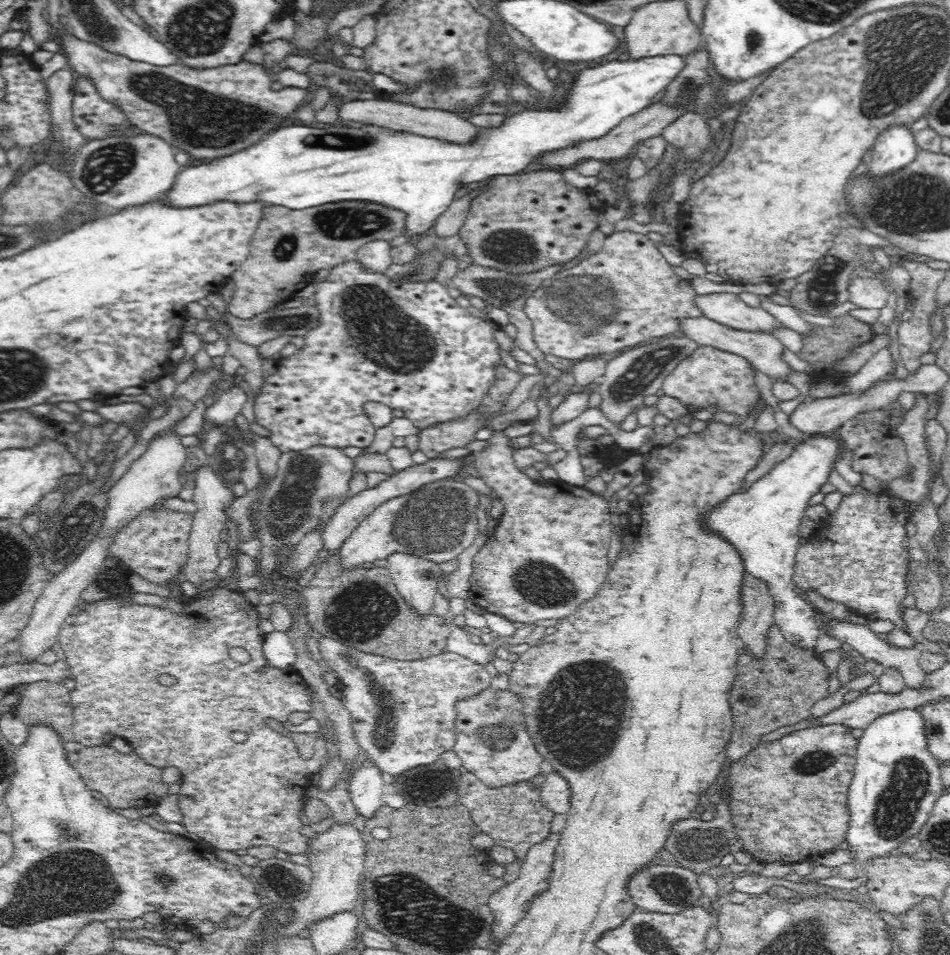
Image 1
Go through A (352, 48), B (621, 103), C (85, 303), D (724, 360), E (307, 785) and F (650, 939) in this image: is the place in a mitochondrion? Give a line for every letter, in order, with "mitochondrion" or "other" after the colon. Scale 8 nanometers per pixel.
A: other
B: other
C: other
D: other
E: other
F: mitochondrion

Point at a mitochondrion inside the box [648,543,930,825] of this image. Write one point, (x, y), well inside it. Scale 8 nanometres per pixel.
(813, 763)

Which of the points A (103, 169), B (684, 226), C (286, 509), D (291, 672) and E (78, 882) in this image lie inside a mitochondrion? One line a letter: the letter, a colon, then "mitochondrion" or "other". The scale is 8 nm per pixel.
A: mitochondrion
B: other
C: mitochondrion
D: other
E: mitochondrion

